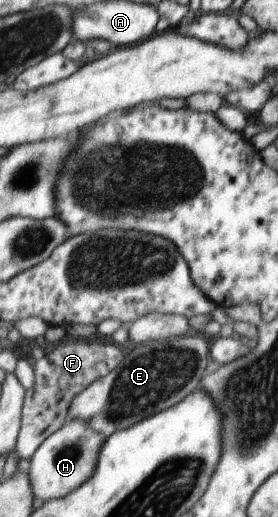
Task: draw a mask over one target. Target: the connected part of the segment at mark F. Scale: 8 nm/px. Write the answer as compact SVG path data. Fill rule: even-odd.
M64 338L34 363L34 384L26 391L17 438L18 456L30 458L44 439L68 420L68 408L82 390L114 370L125 357L115 344L106 342L68 342Z

